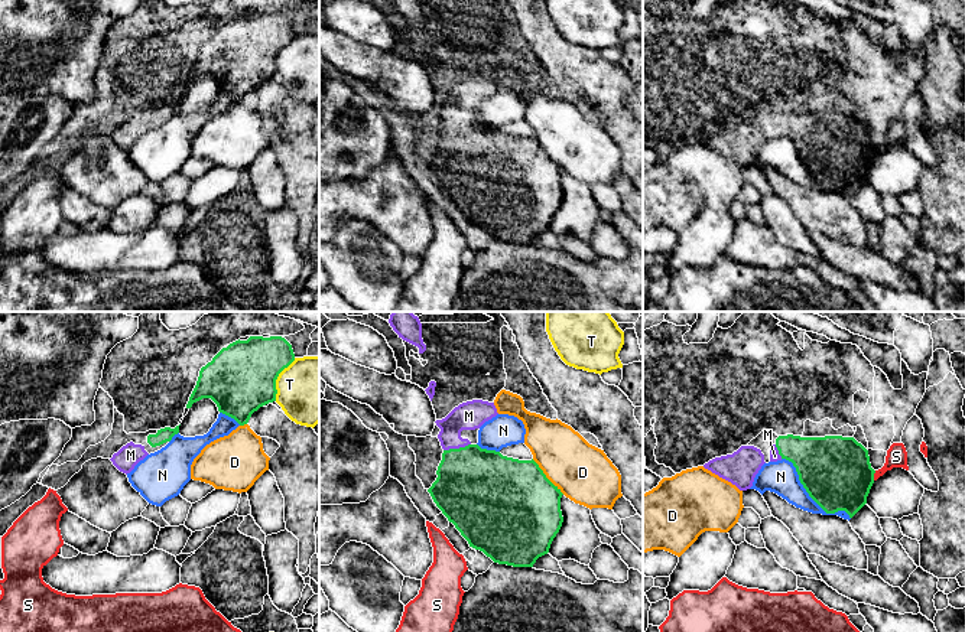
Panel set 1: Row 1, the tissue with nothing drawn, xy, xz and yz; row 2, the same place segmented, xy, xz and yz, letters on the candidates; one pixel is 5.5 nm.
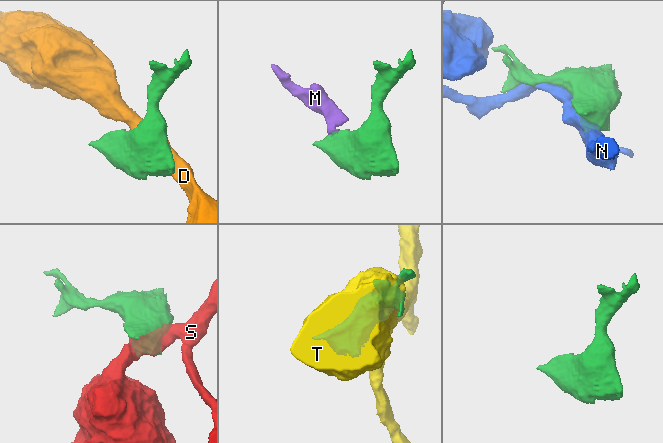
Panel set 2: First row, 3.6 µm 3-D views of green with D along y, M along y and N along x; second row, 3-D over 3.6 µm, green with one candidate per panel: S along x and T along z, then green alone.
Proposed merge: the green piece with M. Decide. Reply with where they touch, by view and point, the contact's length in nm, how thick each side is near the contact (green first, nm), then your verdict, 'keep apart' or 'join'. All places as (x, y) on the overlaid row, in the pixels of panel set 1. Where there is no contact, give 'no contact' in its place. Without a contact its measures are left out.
meets green in xz at (457, 449); contact 160 nm long; 460 nm thick on the green side, 160 nm on the other; join

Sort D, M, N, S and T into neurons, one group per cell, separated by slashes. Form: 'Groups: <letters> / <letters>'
Groups: D / M / N / S / T

